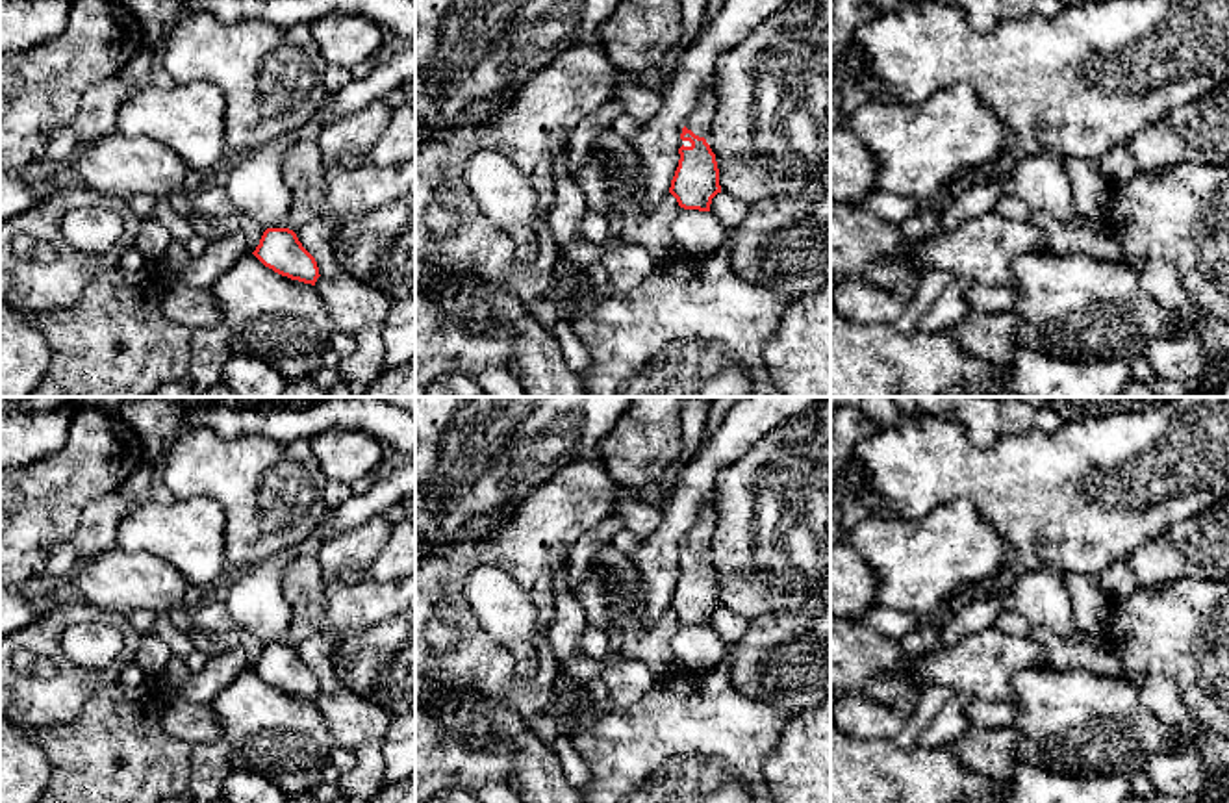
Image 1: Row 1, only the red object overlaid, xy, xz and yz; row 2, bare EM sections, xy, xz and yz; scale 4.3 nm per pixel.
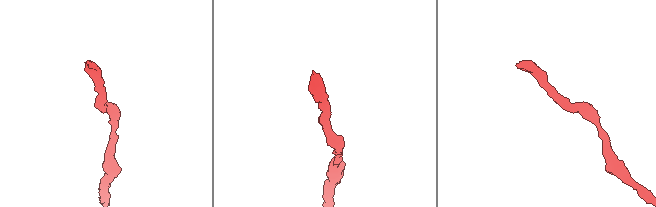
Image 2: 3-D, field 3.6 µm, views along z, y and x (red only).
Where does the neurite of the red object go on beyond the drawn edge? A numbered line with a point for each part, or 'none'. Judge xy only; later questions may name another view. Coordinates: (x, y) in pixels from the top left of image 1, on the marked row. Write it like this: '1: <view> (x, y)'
none

